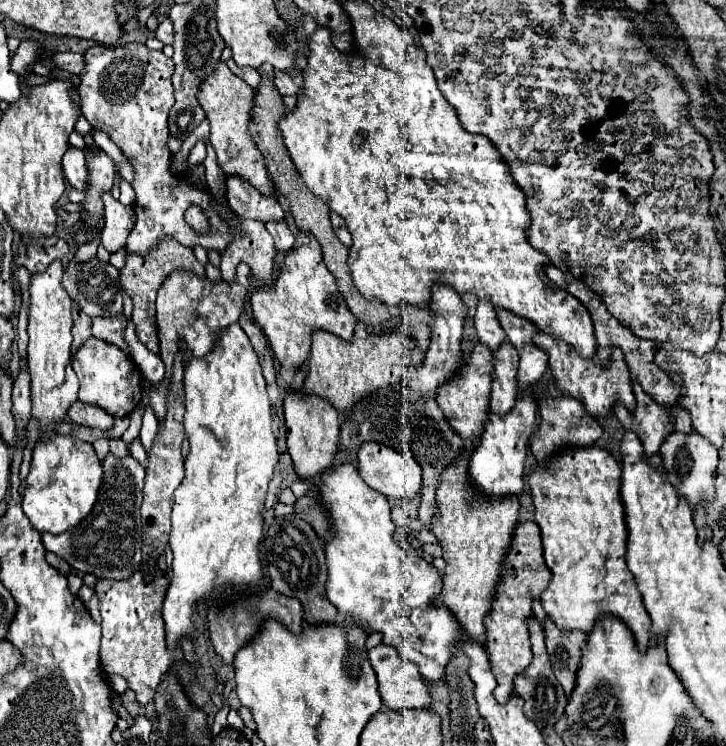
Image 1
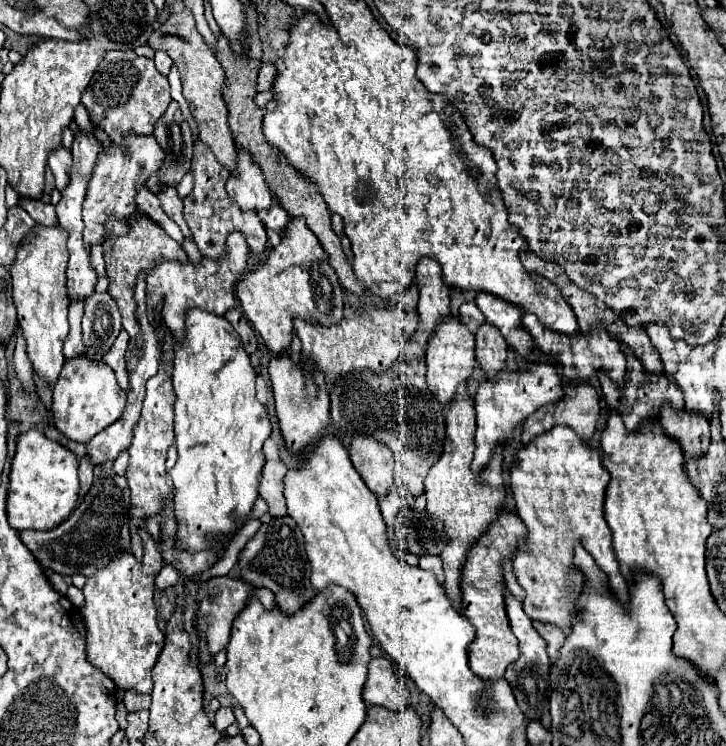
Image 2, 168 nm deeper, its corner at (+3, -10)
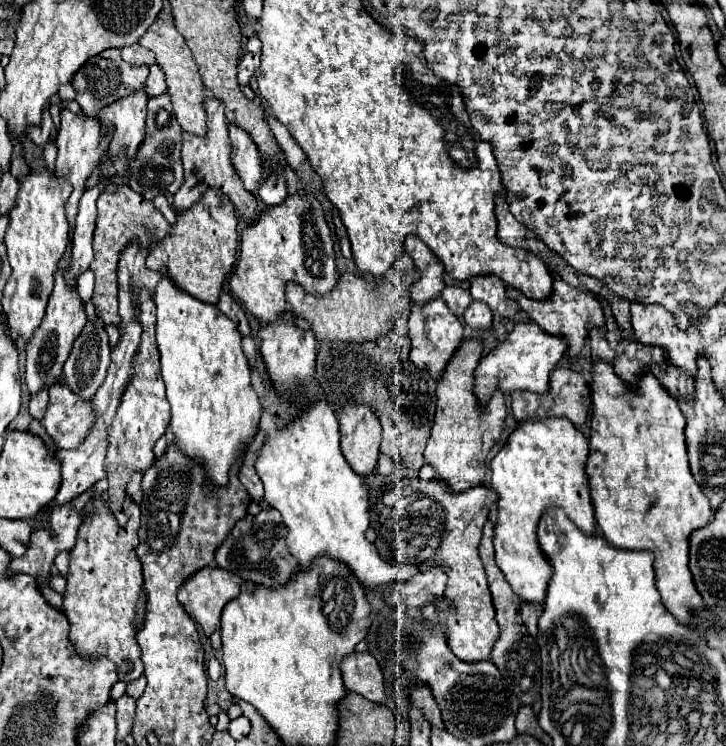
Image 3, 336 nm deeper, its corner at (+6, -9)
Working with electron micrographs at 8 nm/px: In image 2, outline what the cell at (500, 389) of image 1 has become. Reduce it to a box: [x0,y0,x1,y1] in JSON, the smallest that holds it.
[476,321,508,377]

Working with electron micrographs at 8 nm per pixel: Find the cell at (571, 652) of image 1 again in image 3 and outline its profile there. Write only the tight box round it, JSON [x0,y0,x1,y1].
[521,604,541,638]

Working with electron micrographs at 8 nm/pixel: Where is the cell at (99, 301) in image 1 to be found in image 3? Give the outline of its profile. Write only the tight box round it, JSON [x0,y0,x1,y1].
[63,316,111,400]

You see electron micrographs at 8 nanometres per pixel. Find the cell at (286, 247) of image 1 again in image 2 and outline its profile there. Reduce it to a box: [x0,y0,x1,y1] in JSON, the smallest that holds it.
[258,201,288,233]

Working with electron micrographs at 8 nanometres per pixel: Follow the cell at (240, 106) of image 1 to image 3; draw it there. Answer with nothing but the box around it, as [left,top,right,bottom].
[139,18,207,136]

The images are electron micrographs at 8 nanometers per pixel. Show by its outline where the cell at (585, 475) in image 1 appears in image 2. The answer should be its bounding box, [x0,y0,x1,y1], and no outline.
[510,425,628,631]

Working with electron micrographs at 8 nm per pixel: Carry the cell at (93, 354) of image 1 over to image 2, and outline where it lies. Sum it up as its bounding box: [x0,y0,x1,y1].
[52,357,126,443]

